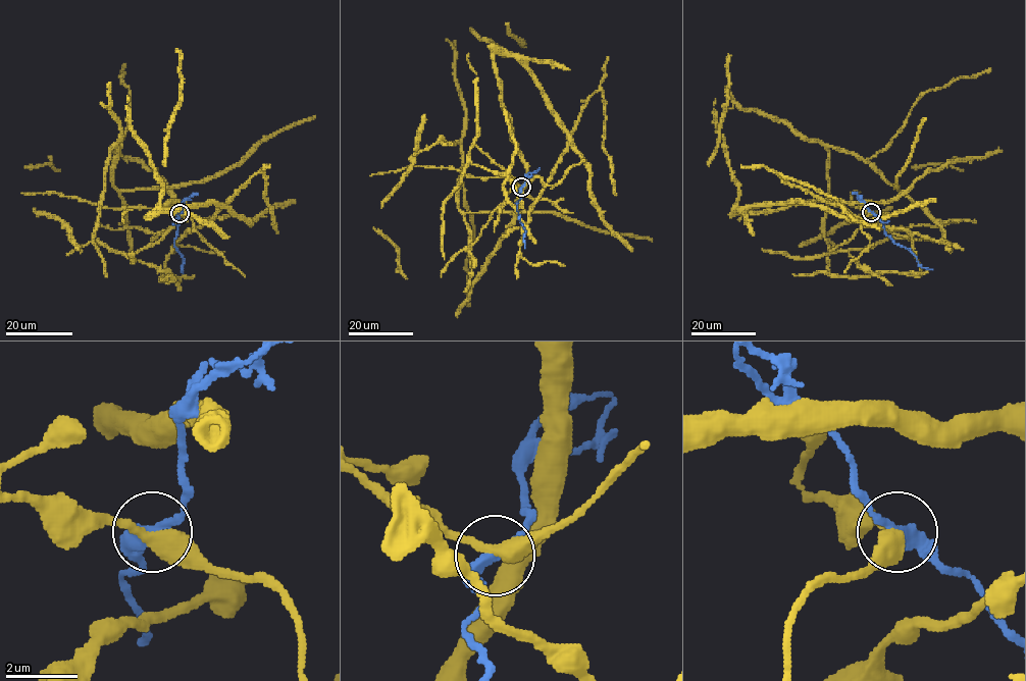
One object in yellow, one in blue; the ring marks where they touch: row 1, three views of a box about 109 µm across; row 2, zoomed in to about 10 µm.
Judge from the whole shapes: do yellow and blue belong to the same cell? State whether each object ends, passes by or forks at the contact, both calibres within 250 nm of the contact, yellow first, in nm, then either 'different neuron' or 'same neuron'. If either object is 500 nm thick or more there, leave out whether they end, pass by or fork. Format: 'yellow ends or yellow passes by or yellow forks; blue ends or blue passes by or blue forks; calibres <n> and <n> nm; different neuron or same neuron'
yellow passes by; blue passes by; calibres 400 and 320 nm; different neuron

